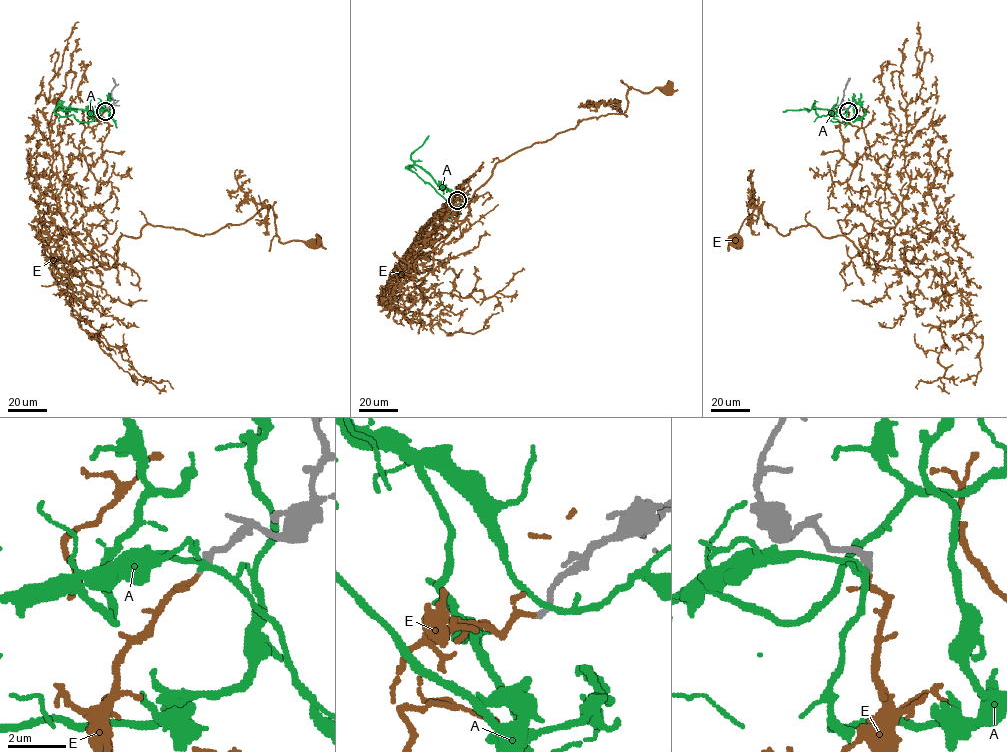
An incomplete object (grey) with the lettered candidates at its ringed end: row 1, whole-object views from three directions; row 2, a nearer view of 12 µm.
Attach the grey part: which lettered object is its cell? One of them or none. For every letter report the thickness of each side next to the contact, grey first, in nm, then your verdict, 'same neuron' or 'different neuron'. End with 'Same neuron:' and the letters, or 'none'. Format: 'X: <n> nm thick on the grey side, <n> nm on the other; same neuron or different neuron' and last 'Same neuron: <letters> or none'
A: 260 nm thick on the grey side, 180 nm on the other; different neuron
E: 220 nm thick on the grey side, 140 nm on the other; same neuron
Same neuron: E

